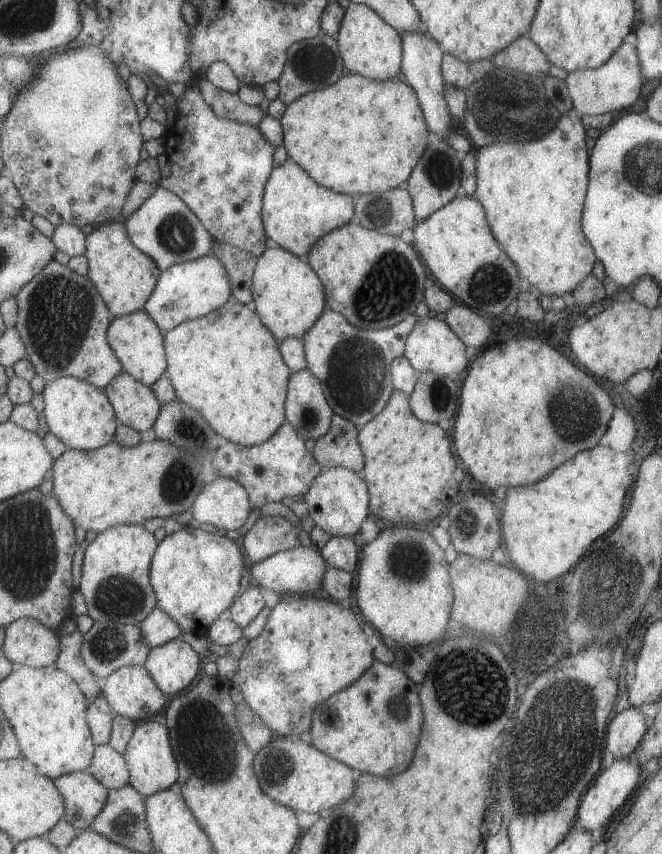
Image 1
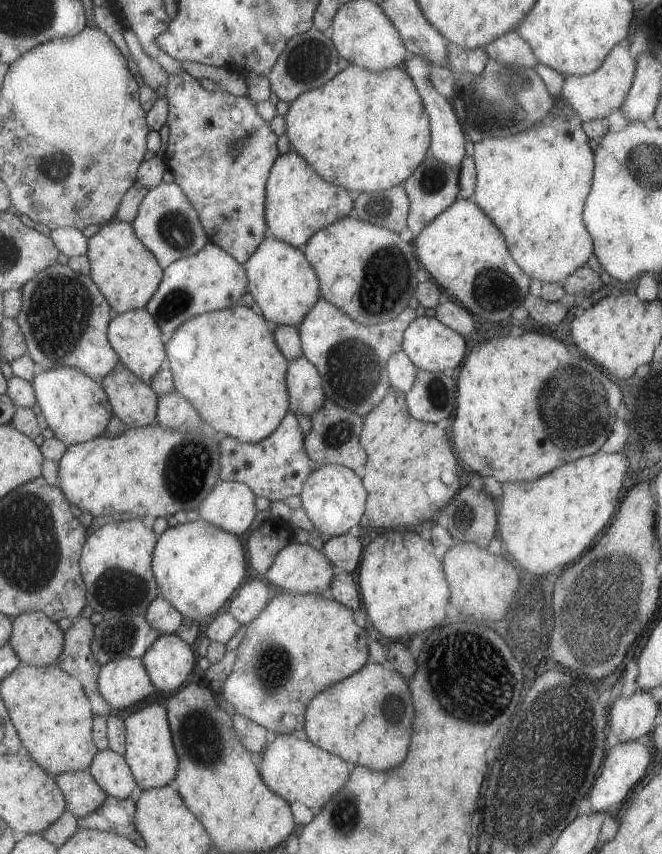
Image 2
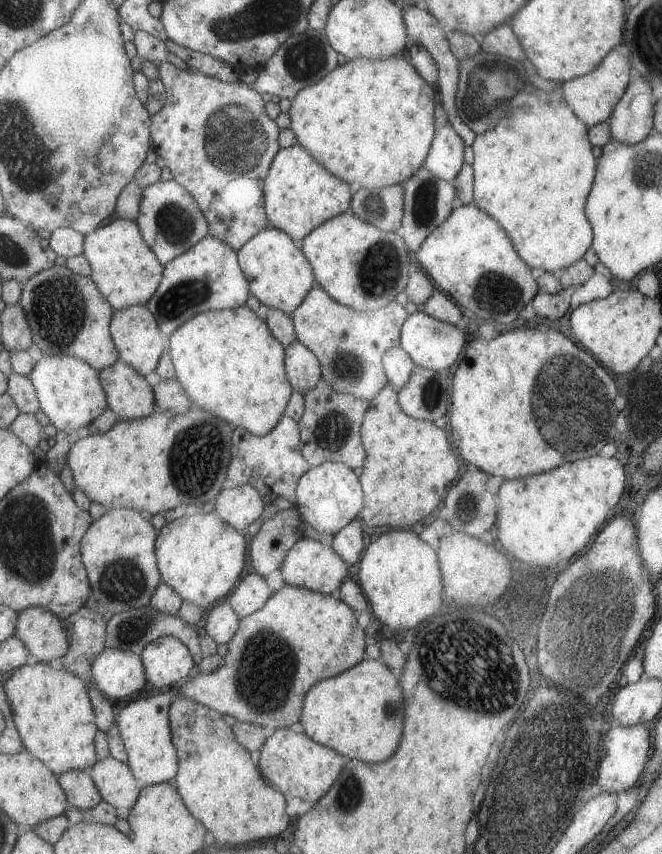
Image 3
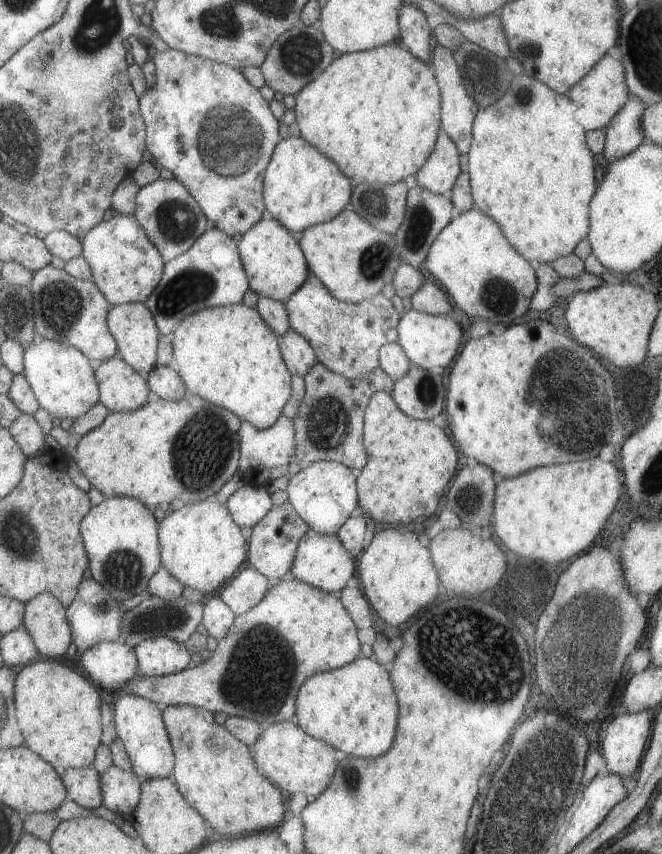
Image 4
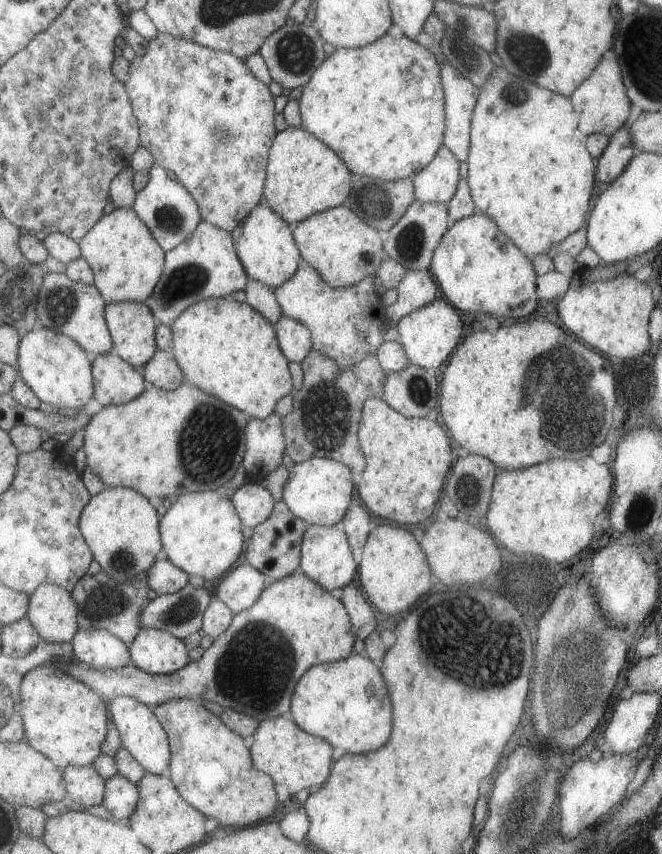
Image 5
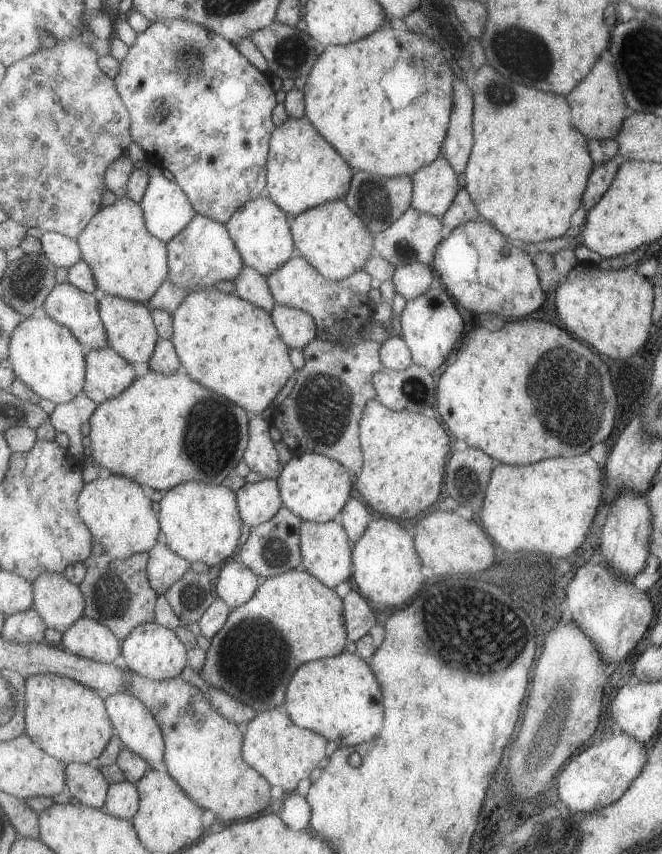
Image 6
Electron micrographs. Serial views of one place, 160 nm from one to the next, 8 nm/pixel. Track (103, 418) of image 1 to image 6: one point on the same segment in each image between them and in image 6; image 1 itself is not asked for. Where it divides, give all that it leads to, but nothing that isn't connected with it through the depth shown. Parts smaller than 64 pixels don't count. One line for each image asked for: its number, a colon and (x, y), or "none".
2: (77, 408)
3: (71, 394)
4: (63, 377)
5: (58, 369)
6: (47, 355)

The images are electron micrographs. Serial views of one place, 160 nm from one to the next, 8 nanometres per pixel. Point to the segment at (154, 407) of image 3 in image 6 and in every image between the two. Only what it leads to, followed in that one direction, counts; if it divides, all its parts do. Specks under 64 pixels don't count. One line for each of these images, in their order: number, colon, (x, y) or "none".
4: (122, 388)
5: (118, 382)
6: (109, 374)

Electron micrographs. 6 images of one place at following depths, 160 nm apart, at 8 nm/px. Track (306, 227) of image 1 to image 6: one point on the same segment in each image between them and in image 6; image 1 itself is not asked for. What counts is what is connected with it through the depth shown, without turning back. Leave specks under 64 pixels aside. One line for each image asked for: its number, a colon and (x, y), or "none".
2: (300, 202)
3: (301, 194)
4: (303, 187)
5: (306, 177)
6: (305, 170)

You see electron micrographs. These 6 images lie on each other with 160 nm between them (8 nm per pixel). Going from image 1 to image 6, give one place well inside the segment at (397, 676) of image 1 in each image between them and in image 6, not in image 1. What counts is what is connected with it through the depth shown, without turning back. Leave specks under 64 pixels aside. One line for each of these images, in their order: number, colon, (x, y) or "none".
2: (368, 719)
3: (361, 713)
4: (355, 708)
5: (348, 703)
6: (340, 697)

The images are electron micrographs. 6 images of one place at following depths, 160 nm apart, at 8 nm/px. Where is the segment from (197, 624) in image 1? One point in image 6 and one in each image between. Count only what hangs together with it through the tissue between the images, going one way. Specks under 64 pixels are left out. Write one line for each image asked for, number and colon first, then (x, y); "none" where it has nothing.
2: (198, 565)
3: (201, 556)
4: (203, 547)
5: (202, 533)
6: (202, 523)

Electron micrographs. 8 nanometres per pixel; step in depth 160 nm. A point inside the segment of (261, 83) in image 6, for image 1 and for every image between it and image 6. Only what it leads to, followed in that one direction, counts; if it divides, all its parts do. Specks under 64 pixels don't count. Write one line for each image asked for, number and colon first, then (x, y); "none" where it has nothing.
1: (220, 167)
2: (220, 149)
3: (219, 141)
4: (206, 123)
5: (203, 115)

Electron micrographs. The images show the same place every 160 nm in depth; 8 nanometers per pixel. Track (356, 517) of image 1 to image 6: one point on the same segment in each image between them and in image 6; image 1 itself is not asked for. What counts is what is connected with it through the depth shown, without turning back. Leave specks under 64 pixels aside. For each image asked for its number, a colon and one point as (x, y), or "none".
2: (335, 499)
3: (330, 496)
4: (326, 495)
5: (320, 490)
6: (317, 488)

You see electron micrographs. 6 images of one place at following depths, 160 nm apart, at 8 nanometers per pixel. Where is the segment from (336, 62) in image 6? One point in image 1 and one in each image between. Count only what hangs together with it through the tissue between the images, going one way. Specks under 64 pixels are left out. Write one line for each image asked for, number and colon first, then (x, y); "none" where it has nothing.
1: (357, 136)
2: (343, 129)
3: (371, 122)
4: (378, 114)
5: (382, 107)

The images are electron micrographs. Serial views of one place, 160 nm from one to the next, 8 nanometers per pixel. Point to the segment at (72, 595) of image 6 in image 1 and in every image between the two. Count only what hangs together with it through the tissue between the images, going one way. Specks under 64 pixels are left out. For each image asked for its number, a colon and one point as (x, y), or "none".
1: (29, 642)
2: (37, 639)
3: (45, 634)
4: (46, 619)
5: (54, 612)

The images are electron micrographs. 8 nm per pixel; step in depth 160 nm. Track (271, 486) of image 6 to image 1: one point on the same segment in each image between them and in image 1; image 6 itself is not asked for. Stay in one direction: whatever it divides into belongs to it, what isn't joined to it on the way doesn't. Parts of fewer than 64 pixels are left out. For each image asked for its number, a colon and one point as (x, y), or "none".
1: (224, 504)
2: (231, 505)
3: (240, 505)
4: (249, 504)
5: (255, 504)

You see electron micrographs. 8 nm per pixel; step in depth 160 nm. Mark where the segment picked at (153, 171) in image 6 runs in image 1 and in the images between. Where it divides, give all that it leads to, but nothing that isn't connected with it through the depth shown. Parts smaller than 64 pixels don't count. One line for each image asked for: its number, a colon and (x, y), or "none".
1: (166, 228)
2: (168, 223)
3: (171, 221)
4: (173, 219)
5: (166, 206)

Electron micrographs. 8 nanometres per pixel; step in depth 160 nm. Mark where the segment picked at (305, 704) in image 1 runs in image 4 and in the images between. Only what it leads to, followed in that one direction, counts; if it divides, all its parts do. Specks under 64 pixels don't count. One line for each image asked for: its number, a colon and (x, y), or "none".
2: (302, 644)
3: (301, 637)
4: (257, 671)

